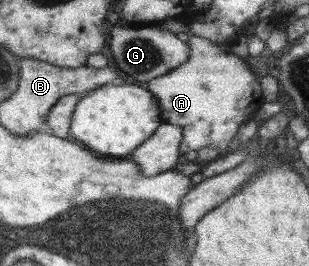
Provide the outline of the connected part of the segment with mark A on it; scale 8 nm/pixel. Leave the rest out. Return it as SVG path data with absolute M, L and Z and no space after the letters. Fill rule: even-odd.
M195 35L188 36L186 43L187 60L143 84L158 104L161 123L180 128L182 137L177 149L180 161L188 151L199 148L226 150L237 128L251 120L265 103L259 78L241 57L226 51L226 45L219 46Z

